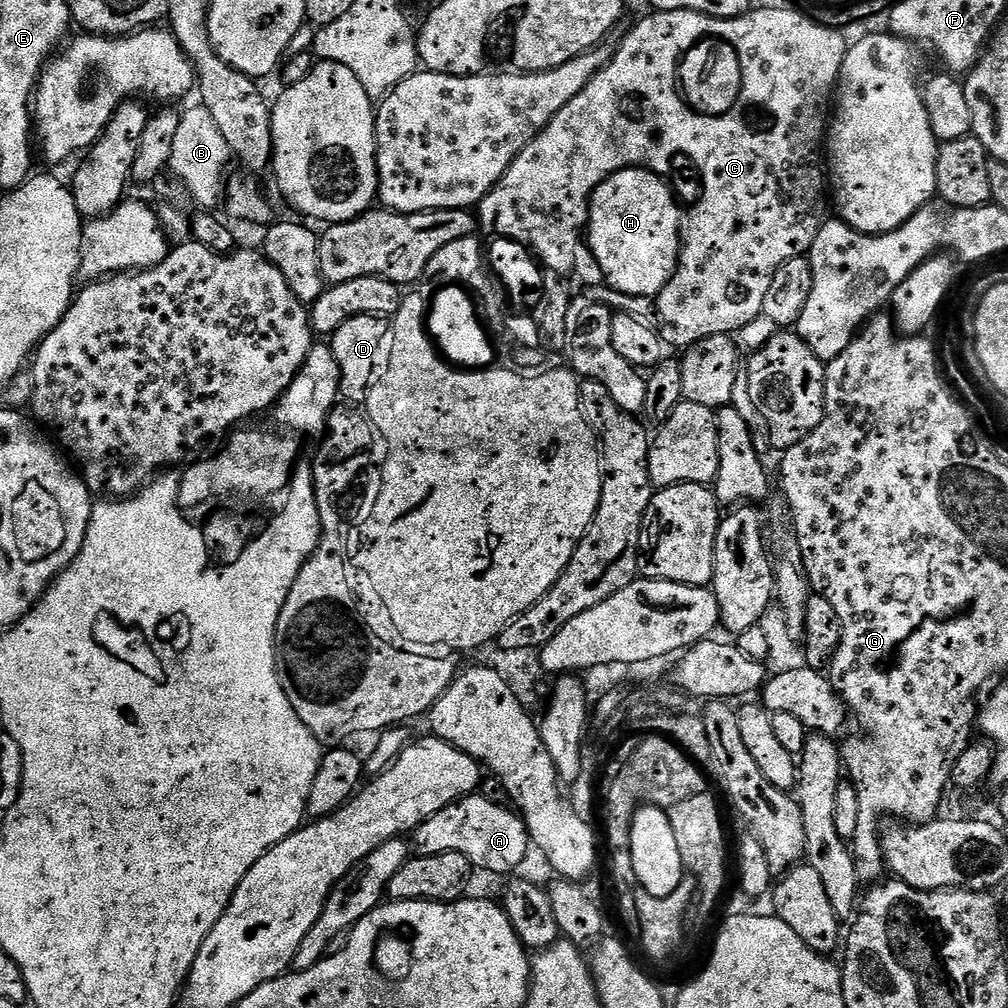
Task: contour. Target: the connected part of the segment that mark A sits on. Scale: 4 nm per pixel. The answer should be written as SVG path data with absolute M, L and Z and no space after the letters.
M481 794L467 797L467 804L468 820L437 819L435 822L421 824L414 833L415 851L421 856L437 856L447 852L462 854L471 860L473 868L490 870L496 878L522 867L530 849L528 827L524 824L523 816L511 807L488 801Z

